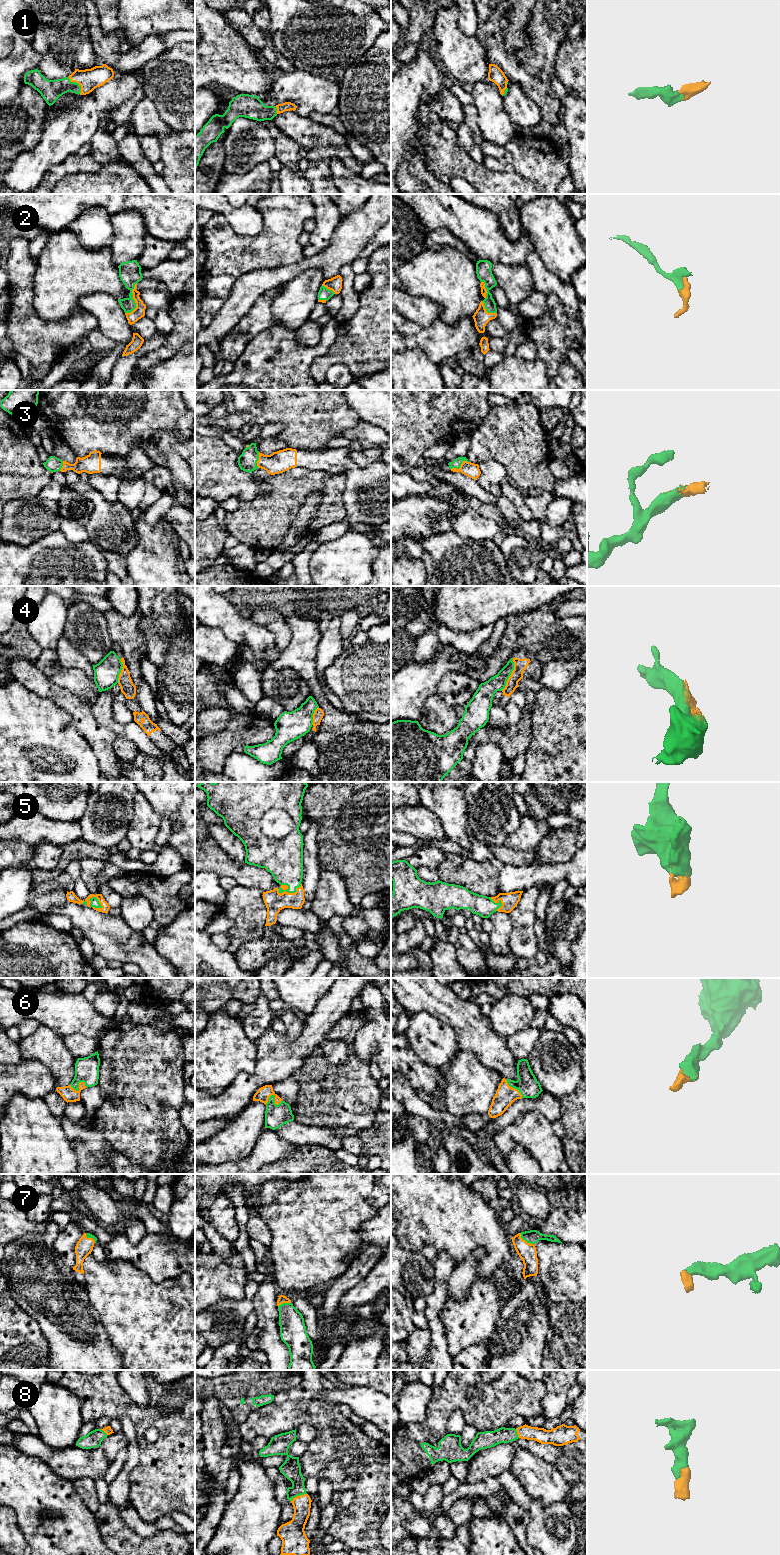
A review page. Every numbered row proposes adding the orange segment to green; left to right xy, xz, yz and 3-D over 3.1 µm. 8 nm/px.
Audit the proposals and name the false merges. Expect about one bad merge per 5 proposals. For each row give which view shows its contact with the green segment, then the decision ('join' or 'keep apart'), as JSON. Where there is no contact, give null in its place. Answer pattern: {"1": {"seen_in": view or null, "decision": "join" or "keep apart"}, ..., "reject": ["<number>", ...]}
{"1": {"seen_in": "xy", "decision": "join"}, "2": {"seen_in": "xy", "decision": "join"}, "3": {"seen_in": "yz", "decision": "join"}, "4": {"seen_in": "yz", "decision": "keep apart"}, "5": {"seen_in": "xz", "decision": "join"}, "6": {"seen_in": "xz", "decision": "join"}, "7": {"seen_in": "yz", "decision": "join"}, "8": {"seen_in": "xz", "decision": "join"}, "reject": ["4"]}

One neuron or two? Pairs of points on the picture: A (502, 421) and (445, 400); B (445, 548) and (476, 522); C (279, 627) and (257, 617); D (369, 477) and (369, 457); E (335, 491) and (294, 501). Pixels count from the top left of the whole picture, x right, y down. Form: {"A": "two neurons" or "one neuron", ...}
{"A": "two neurons", "B": "two neurons", "C": "one neuron", "D": "two neurons", "E": "one neuron"}

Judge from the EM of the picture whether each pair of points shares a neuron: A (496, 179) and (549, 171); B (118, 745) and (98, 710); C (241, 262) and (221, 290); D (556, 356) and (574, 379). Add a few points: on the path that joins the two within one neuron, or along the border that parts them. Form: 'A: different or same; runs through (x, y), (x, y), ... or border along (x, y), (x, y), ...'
A: different; border along (515, 172), (532, 183)
B: same; runs through (119, 736), (118, 730), (107, 719)
C: same; runs through (234, 268), (221, 283)
D: different; border along (568, 360), (560, 365), (558, 371), (550, 379)

